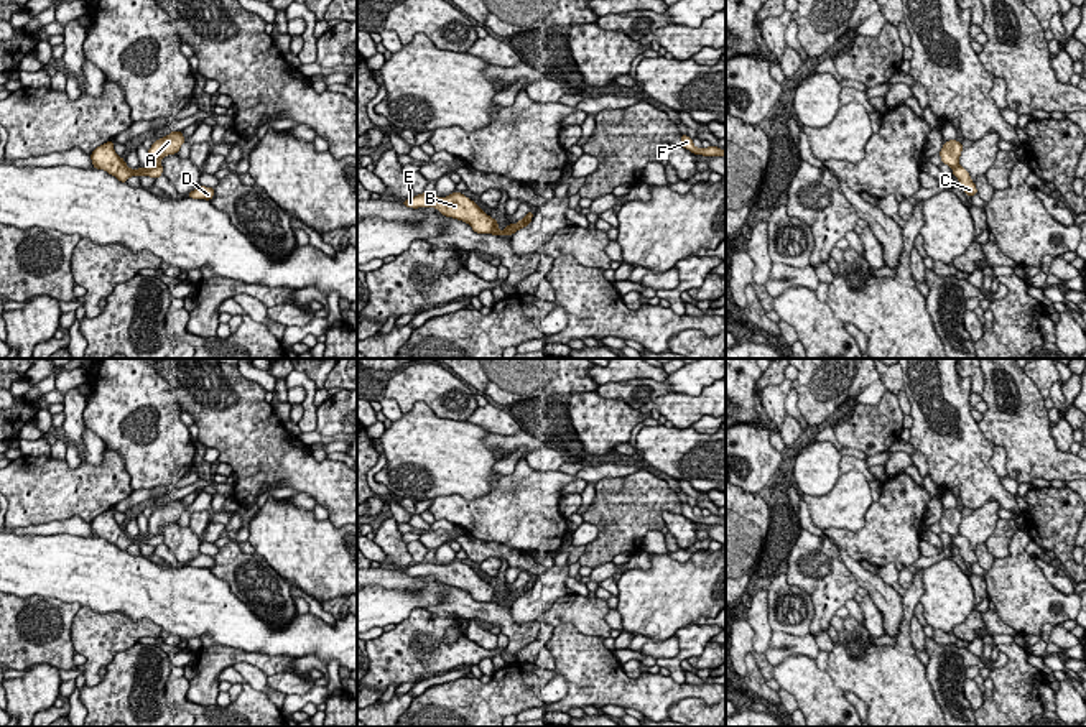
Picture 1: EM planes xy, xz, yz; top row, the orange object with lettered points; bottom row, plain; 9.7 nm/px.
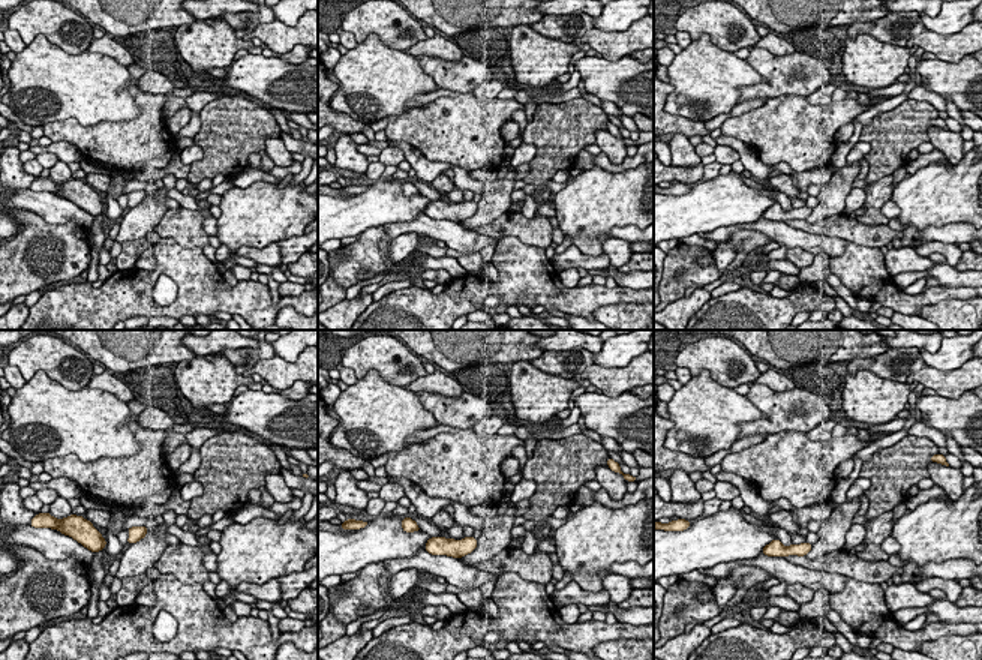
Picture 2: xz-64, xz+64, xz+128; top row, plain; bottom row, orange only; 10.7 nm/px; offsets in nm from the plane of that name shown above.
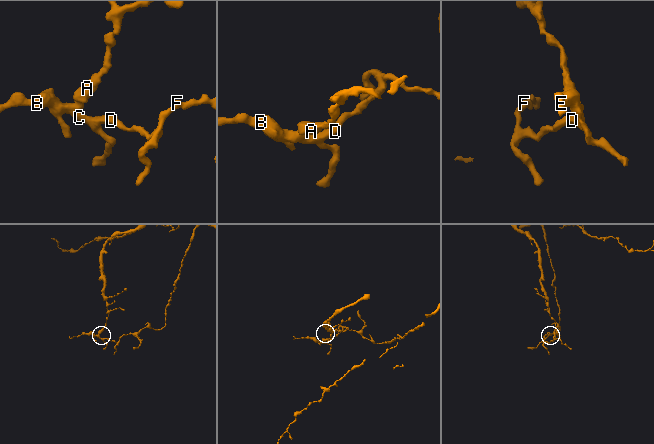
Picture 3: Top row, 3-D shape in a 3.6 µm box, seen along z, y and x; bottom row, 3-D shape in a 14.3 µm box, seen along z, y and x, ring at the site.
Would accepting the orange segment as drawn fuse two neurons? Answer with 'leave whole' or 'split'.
split

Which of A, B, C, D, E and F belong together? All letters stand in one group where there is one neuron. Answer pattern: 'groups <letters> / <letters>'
groups A / B C D E F

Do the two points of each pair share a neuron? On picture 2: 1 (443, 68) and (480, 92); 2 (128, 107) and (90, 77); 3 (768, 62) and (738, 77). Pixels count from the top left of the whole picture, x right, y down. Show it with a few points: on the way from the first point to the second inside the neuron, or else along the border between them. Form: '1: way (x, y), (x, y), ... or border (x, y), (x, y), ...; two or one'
1: border (492, 77), (473, 92); two
2: way (119, 104), (99, 86); one
3: border (745, 59), (763, 80), (742, 86), (736, 99); two

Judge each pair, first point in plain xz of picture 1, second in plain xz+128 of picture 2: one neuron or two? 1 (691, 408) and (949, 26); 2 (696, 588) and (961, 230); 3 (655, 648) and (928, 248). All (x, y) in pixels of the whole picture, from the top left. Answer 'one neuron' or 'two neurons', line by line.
1: two neurons
2: two neurons
3: two neurons

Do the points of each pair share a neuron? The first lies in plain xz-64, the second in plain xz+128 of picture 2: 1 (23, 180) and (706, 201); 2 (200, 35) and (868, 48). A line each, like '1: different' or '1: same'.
1: different
2: same

